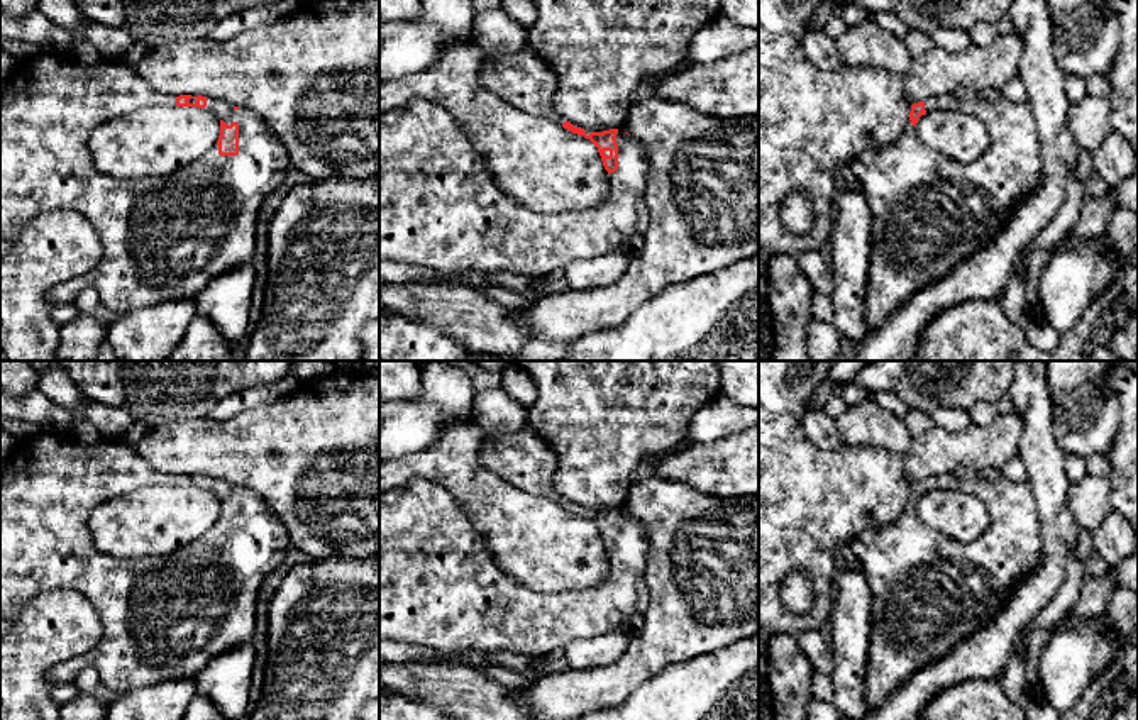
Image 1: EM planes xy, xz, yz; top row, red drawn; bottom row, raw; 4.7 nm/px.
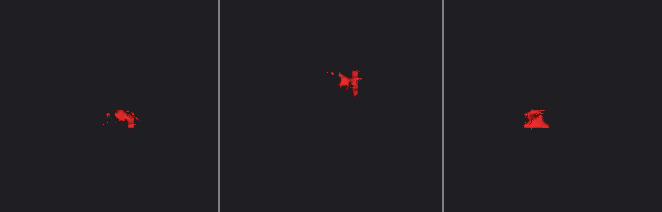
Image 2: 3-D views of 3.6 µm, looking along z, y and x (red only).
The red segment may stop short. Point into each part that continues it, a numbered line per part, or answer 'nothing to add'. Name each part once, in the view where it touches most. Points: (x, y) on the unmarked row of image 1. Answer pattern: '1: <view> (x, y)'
1: xy (166, 617)

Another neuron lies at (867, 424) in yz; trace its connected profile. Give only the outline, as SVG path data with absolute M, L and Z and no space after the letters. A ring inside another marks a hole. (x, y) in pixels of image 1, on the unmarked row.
M876 402L848 407L837 418L842 442L860 447L881 447L904 456L911 447L911 435L903 418L884 410Z

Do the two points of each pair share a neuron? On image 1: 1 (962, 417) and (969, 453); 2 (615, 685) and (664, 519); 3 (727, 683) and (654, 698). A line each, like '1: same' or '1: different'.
1: different
2: same
3: same

